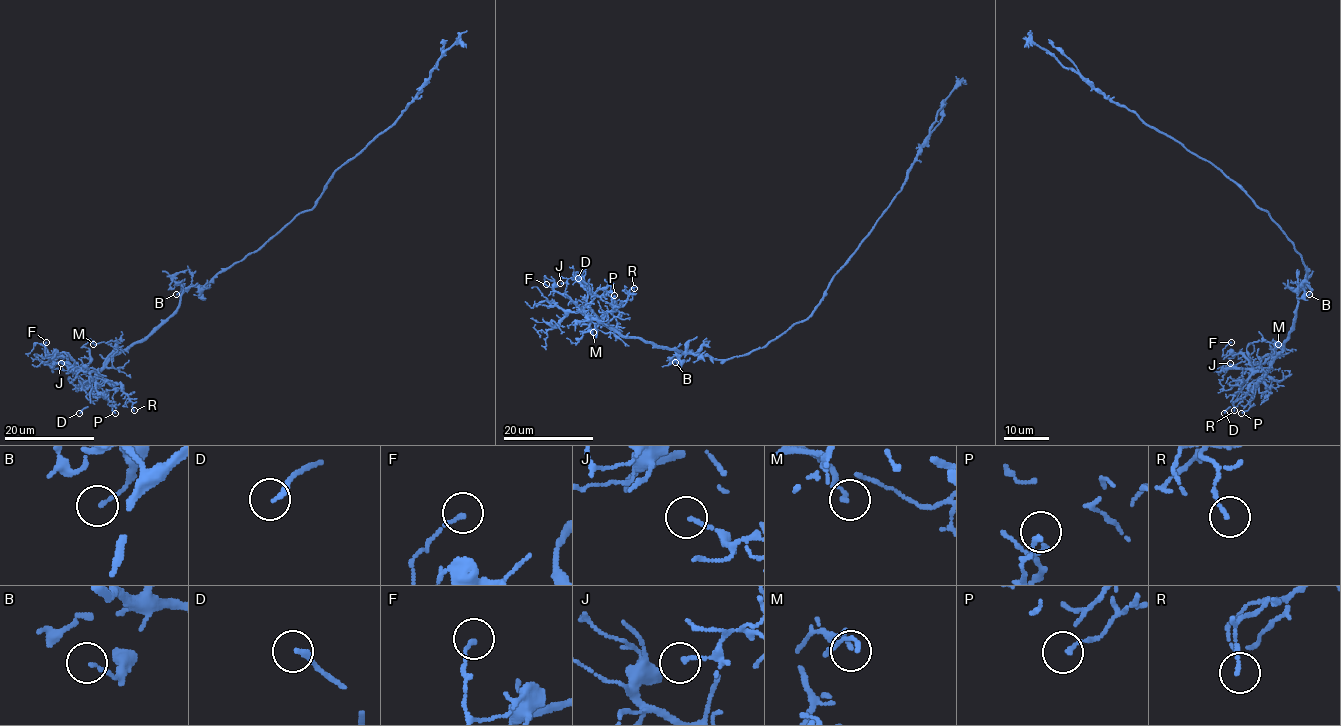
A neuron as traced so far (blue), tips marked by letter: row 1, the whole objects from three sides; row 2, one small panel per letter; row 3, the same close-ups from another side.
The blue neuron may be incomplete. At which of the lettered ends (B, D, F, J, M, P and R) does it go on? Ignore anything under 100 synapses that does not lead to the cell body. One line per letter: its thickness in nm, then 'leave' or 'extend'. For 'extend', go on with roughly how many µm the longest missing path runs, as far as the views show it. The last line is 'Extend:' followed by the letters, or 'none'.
B: 110 nm thick; leave
D: 180 nm thick; extend; about 20 µm are missing
F: 140 nm thick; leave
J: 130 nm thick; leave
M: 130 nm thick; leave
P: 140 nm thick; leave
R: 130 nm thick; leave
Extend: D

